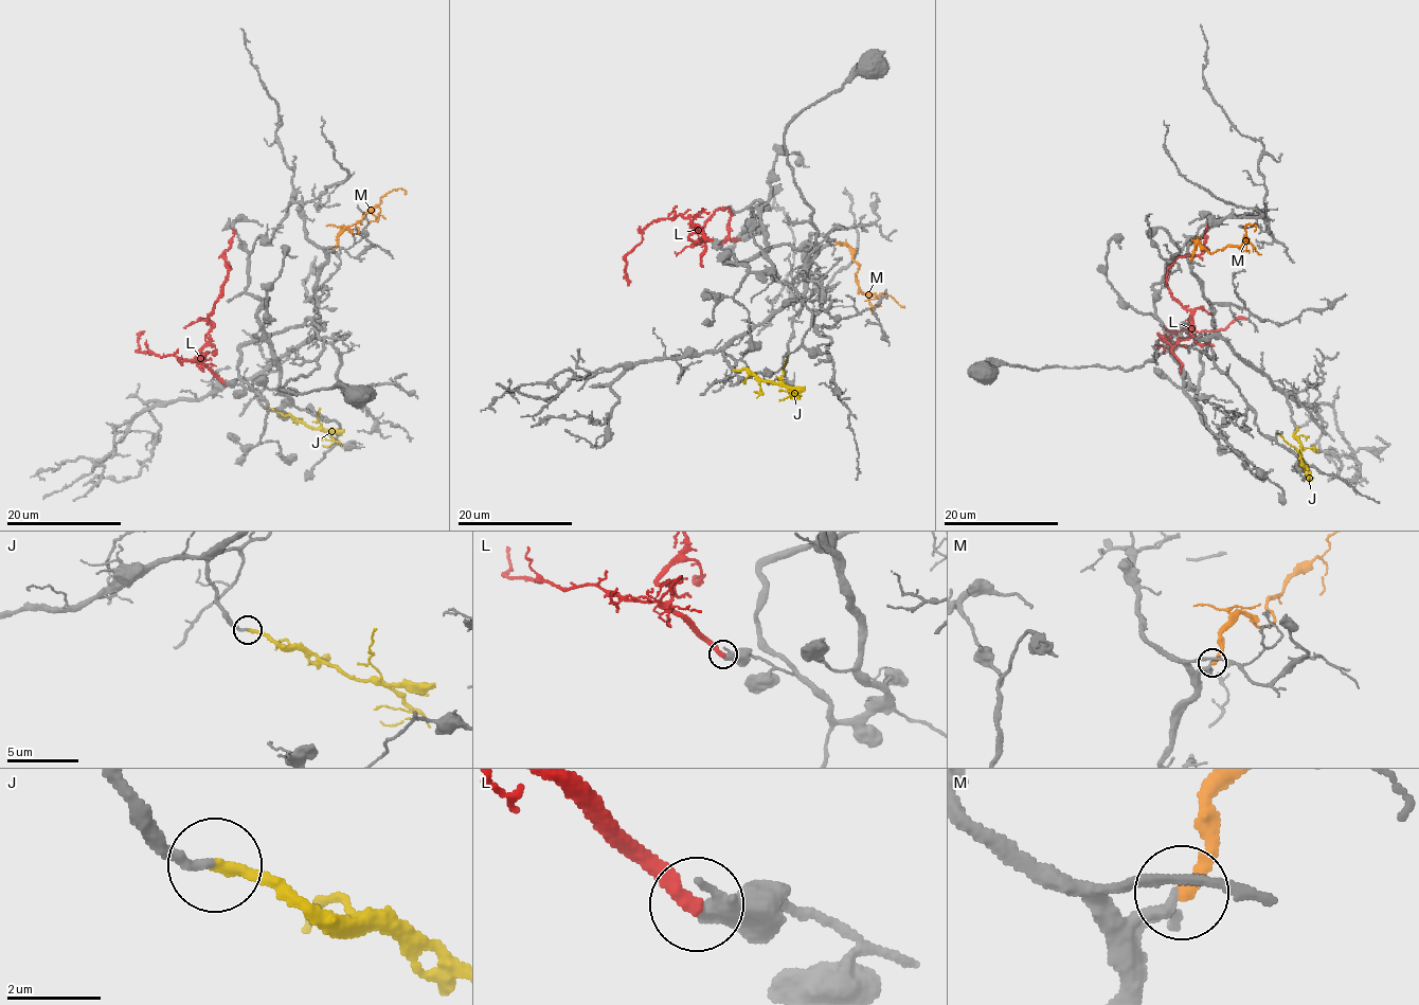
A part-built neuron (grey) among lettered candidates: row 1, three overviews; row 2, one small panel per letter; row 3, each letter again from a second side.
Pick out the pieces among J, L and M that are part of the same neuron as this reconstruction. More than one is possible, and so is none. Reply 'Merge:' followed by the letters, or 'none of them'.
Merge: J, M

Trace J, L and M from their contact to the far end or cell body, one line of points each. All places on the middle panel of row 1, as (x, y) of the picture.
J: (735, 370), (749, 369), (758, 379), (782, 382), (794, 395), (779, 400)
L: (713, 240), (695, 226), (688, 237), (705, 237), (704, 225), (722, 207), (731, 214), (724, 239), (735, 239)
M: (836, 241), (848, 247), (857, 265), (858, 288), (867, 294), (887, 295), (904, 306)

